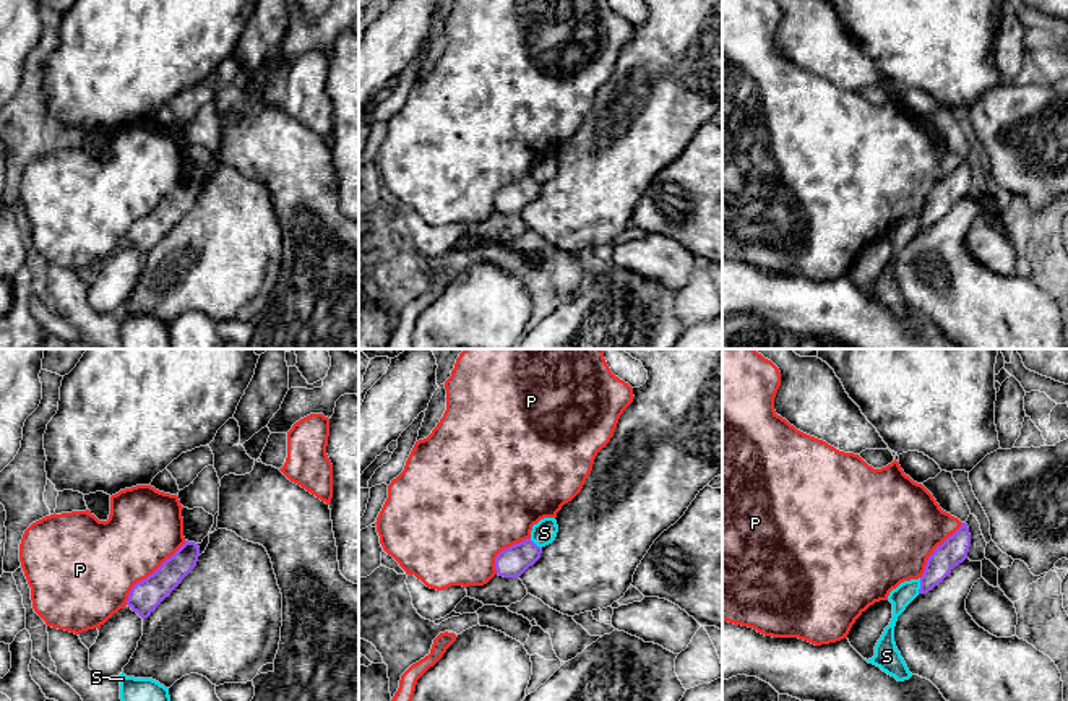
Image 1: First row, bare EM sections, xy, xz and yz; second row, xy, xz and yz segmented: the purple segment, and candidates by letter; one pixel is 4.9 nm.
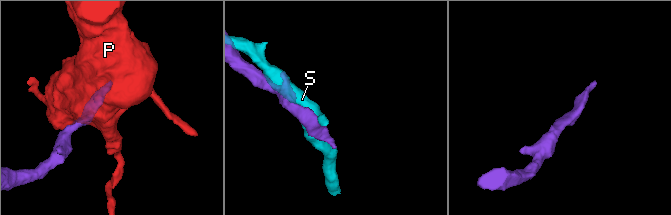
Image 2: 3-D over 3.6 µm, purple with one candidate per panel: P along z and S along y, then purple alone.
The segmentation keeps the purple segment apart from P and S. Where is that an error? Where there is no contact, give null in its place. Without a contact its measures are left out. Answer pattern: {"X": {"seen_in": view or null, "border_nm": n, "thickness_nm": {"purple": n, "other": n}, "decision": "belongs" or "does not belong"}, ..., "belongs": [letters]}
{"P": {"seen_in": "xy", "border_nm": 440, "thickness_nm": {"purple": 160, "other": 400}, "decision": "does not belong"}, "S": {"seen_in": "yz", "border_nm": 80, "thickness_nm": {"purple": 140, "other": 100}, "decision": "does not belong"}, "belongs": []}

